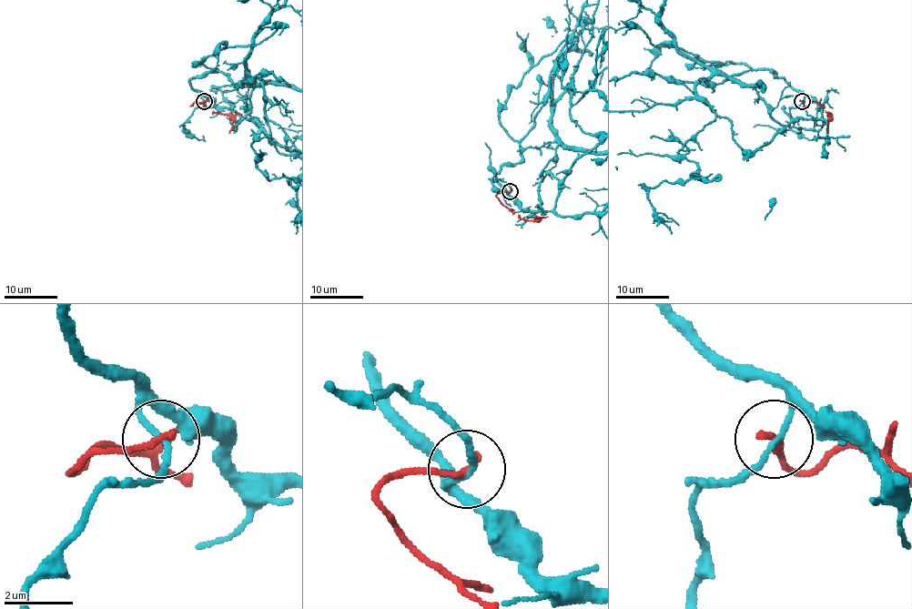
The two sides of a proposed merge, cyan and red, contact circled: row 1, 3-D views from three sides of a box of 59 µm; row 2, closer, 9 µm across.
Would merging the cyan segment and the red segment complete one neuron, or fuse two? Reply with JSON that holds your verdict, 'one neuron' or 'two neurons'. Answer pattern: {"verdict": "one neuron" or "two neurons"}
{"verdict": "two neurons"}

